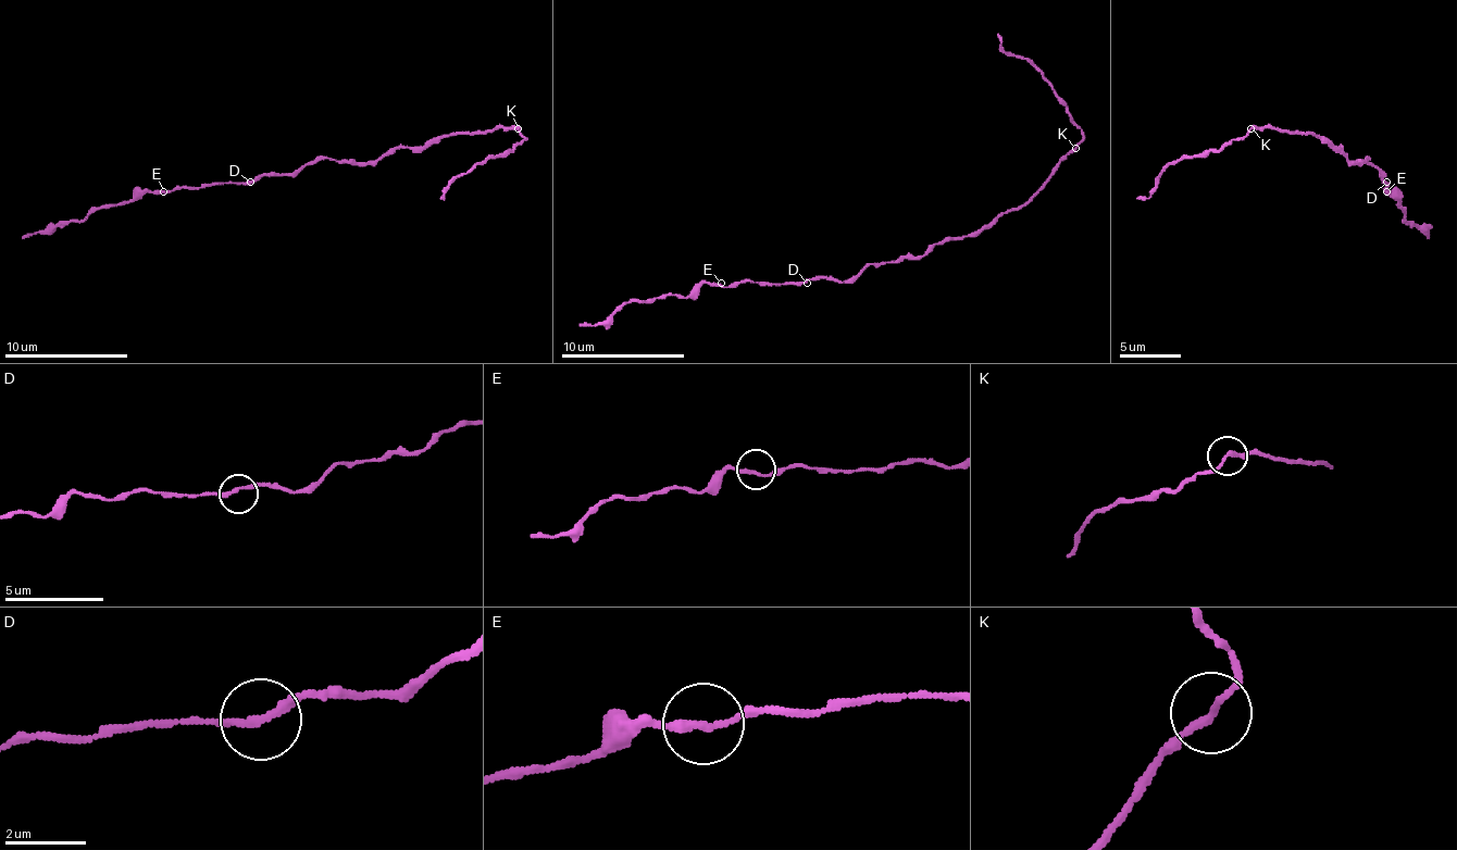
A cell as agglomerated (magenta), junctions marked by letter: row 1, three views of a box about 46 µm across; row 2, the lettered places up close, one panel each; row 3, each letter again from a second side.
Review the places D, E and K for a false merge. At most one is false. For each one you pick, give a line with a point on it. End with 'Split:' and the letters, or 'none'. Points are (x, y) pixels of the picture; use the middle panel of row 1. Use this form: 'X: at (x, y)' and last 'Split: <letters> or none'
K: at (1075, 148)
Split: K

